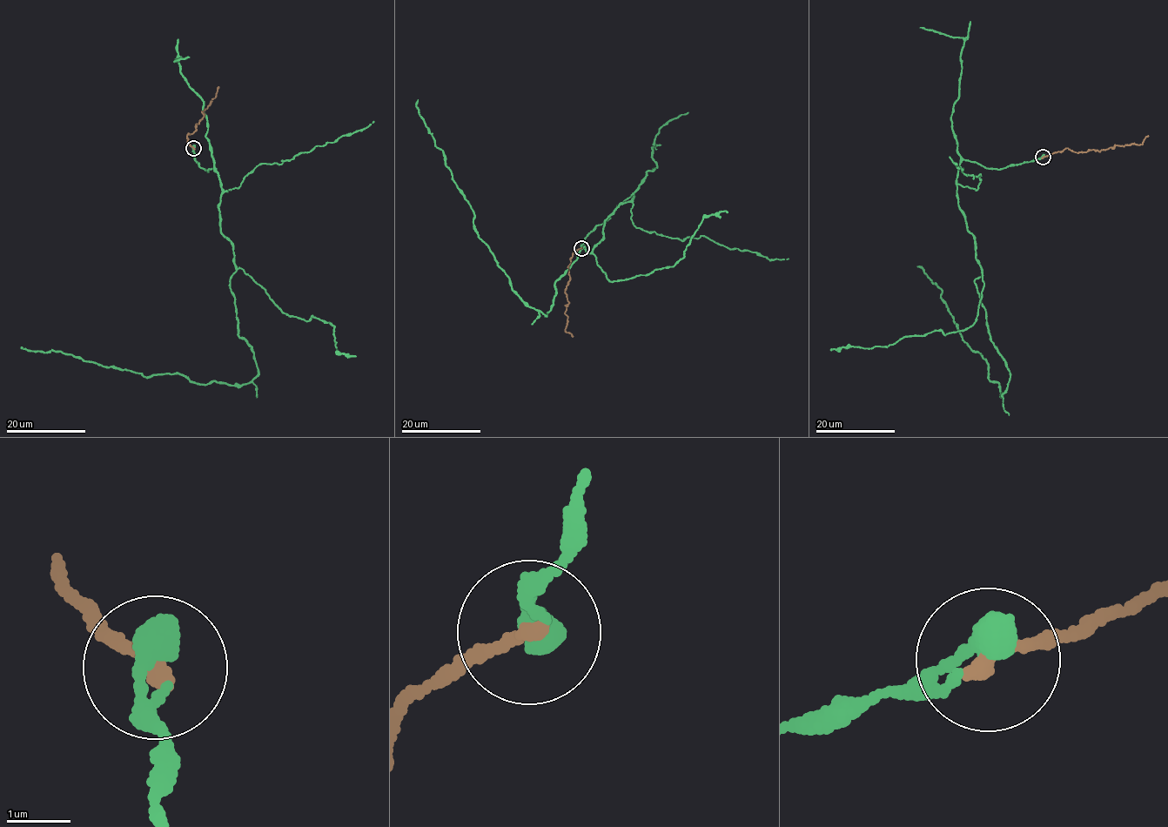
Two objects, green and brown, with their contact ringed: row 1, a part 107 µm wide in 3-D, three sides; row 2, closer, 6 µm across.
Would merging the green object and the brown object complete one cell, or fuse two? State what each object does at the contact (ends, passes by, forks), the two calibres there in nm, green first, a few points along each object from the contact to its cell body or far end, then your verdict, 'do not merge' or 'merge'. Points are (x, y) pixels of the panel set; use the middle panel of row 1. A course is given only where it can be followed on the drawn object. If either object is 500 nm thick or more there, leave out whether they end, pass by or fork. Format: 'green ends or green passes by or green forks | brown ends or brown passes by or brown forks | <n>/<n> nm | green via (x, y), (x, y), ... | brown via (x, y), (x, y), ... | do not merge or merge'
green ends | brown ends | 480/240 nm | green via (581, 248), (634, 196), (557, 279), (546, 315), (526, 305), (479, 237), (418, 99) | brown via (581, 248), (574, 252), (568, 266), (569, 281), (565, 293), (568, 302), (565, 331), (572, 335) | merge

